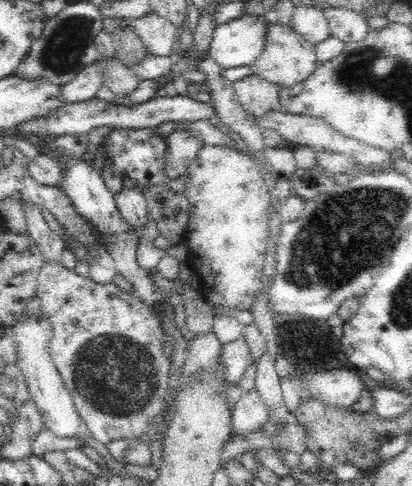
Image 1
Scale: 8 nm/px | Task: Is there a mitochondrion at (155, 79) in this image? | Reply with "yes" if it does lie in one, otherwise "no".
no

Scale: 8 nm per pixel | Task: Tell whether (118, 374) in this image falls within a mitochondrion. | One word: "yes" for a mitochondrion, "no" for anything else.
yes

